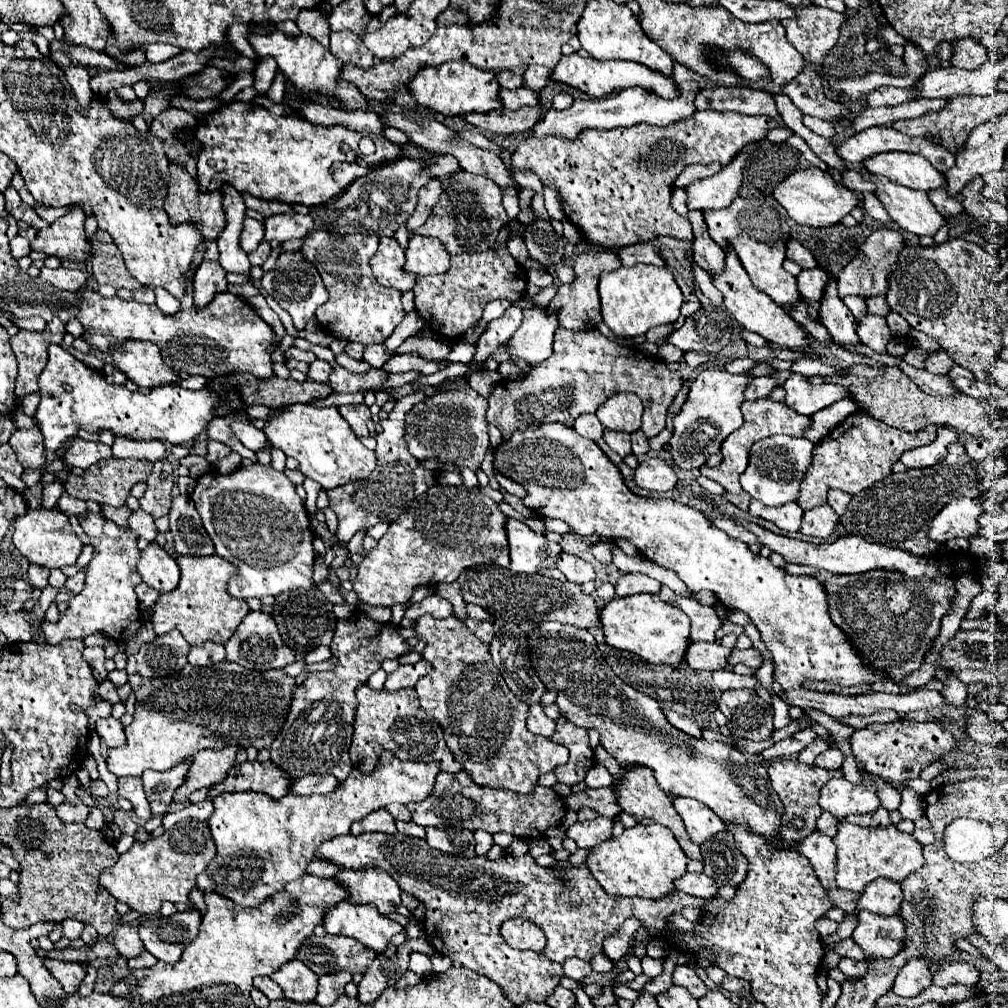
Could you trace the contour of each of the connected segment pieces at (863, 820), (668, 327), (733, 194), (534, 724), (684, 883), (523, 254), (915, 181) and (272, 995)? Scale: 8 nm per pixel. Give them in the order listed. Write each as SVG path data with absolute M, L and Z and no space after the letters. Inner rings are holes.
M884 807L876 809L876 811L870 813L870 815L864 815L864 817L846 817L844 821L860 823L862 827L888 827L888 825L892 825L890 813L888 813Z
M666 323L666 325L660 325L660 327L650 329L645 336L646 339L648 339L648 342L658 343L658 341L666 339L666 337L668 337L672 331L674 331L674 325L672 325L672 323Z
M746 145L744 151L740 151L726 167L722 167L720 173L708 177L708 179L700 179L700 181L692 181L686 187L686 205L688 209L720 209L720 207L728 207L730 201L734 201L738 197L738 189L742 183L742 167L746 163L746 159L750 157L754 145Z
M540 703L532 705L528 711L528 729L532 729L534 735L544 735L544 737L554 735L554 721L544 715Z
M686 873L674 881L674 887L682 893L688 893L692 897L702 897L702 899L714 897L718 893L718 887L712 881L712 877L704 873Z
M512 237L512 241L508 241L508 251L510 251L510 255L516 259L516 263L518 265L524 265L526 261L528 261L528 249L526 249L526 245L524 245L524 241L522 239L516 239L516 237Z
M878 153L876 157L872 155L862 161L862 165L868 173L884 175L890 181L910 189L932 191L944 185L944 175L936 171L930 161L924 161L924 157L912 153Z
M256 977L256 979L254 979L254 987L260 989L270 1001L274 1001L274 999L282 999L282 997L284 997L280 985L276 985L270 977Z

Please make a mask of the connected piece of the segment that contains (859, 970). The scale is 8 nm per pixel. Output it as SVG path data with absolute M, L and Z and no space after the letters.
M840 959L838 969L846 973L848 977L862 977L866 969L866 961L854 961L854 959Z

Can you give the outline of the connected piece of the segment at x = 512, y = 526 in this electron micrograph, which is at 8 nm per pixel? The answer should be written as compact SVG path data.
M508 517L510 541L510 569L514 573L538 573L540 569L554 569L556 557L562 553L558 543L534 533L528 525Z

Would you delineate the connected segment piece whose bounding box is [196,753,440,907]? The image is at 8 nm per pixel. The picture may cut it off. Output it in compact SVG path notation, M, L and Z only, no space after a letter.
M382 753L376 769L372 773L362 773L358 769L352 769L348 779L340 785L336 793L328 795L288 795L280 801L264 795L264 793L220 793L214 799L214 813L208 817L210 833L216 843L216 857L208 865L204 873L196 877L196 887L200 891L214 891L218 895L224 895L232 899L238 905L244 907L256 907L260 901L266 901L280 889L284 889L286 883L300 879L306 873L308 863L314 859L314 849L322 841L334 839L338 835L348 835L350 825L358 819L364 819L368 813L382 809L388 803L412 803L412 801L424 801L428 793L432 793L432 785L436 783L436 775L440 772L438 761L430 763L416 763L416 761L400 761L394 753Z

